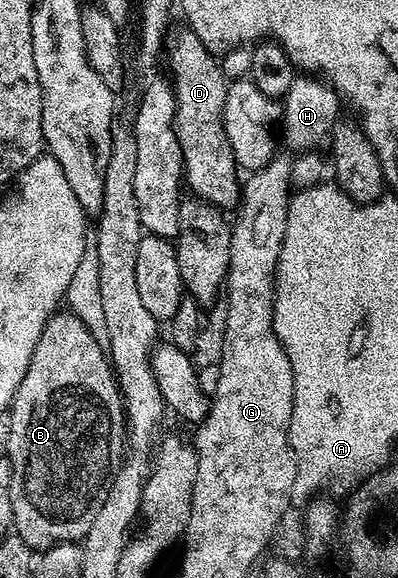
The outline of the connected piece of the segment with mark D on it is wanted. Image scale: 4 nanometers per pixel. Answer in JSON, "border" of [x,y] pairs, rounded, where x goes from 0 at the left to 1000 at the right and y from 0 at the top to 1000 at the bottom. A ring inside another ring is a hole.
{"border":[[[467,42],[427,47],[412,62],[407,85],[415,100],[420,97],[427,140],[440,157],[440,221],[460,265],[457,306],[470,322],[480,320],[477,334],[487,341],[548,360],[598,358],[606,301],[590,285],[585,256],[575,256],[575,235],[565,235],[560,189],[575,142],[563,133],[553,102],[530,93],[505,69],[495,69],[495,55]]]}

